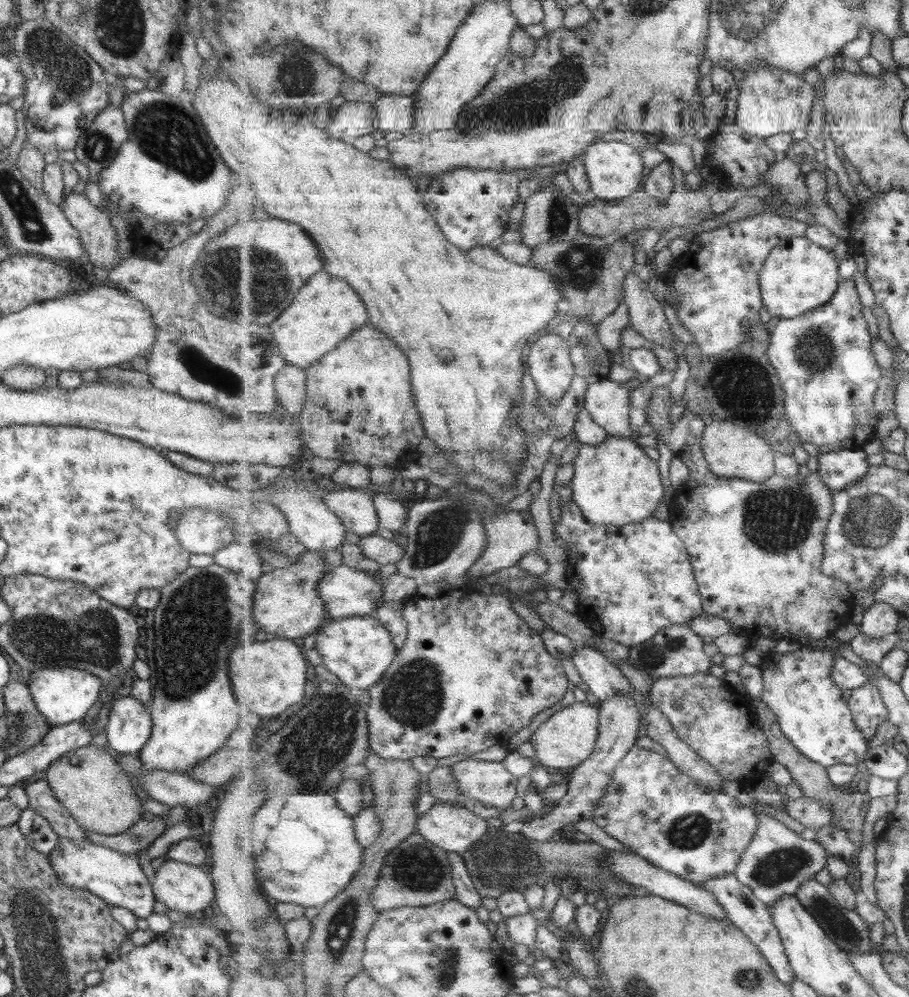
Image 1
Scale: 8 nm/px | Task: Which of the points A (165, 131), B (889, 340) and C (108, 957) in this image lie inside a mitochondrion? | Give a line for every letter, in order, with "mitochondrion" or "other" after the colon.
A: mitochondrion
B: other
C: other

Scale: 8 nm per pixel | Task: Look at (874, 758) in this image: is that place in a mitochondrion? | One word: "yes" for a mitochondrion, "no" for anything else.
no

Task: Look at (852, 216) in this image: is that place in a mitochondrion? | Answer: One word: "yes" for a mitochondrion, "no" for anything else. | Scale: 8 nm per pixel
no

